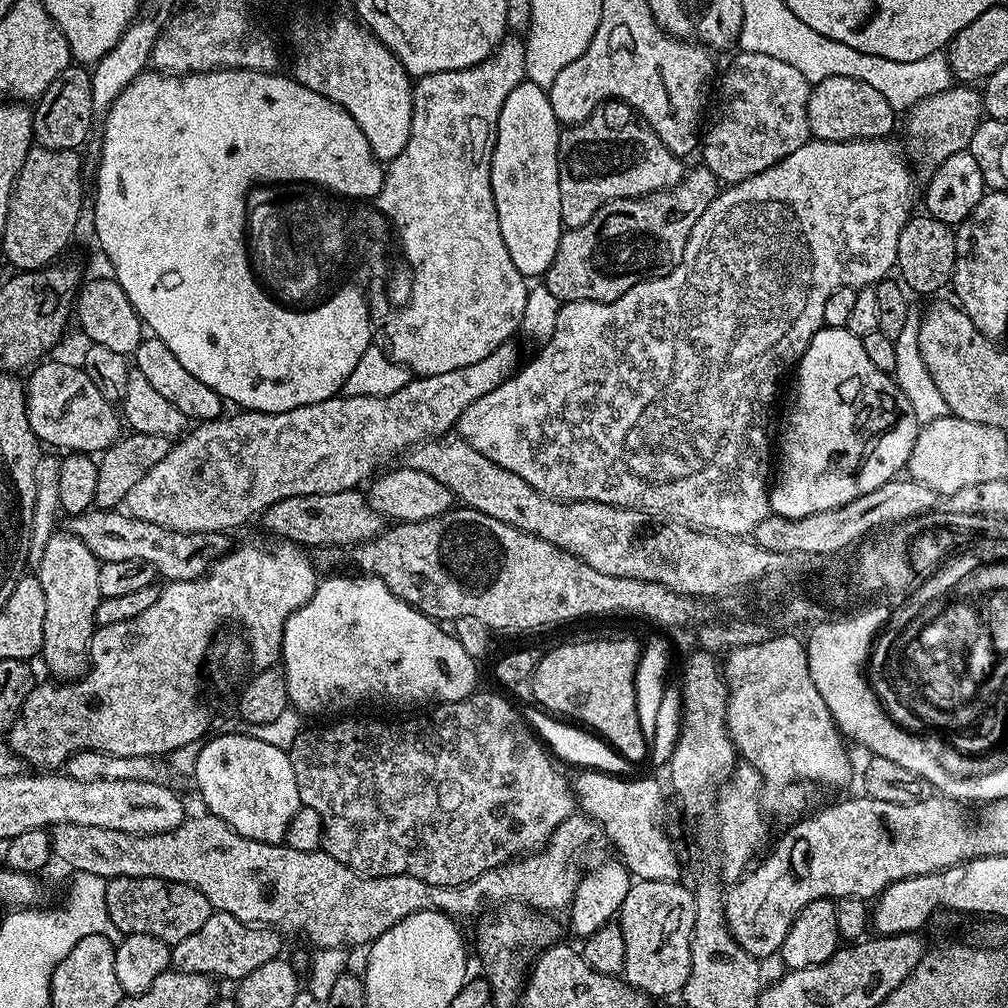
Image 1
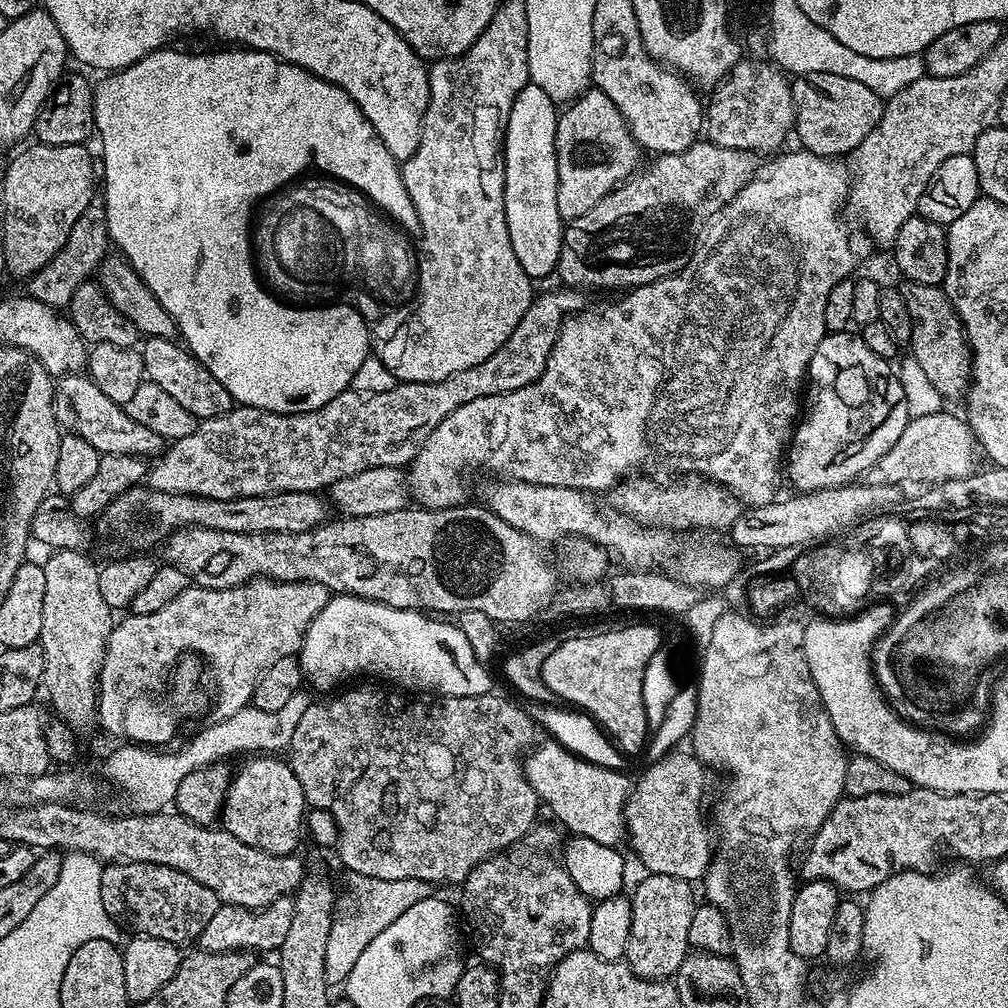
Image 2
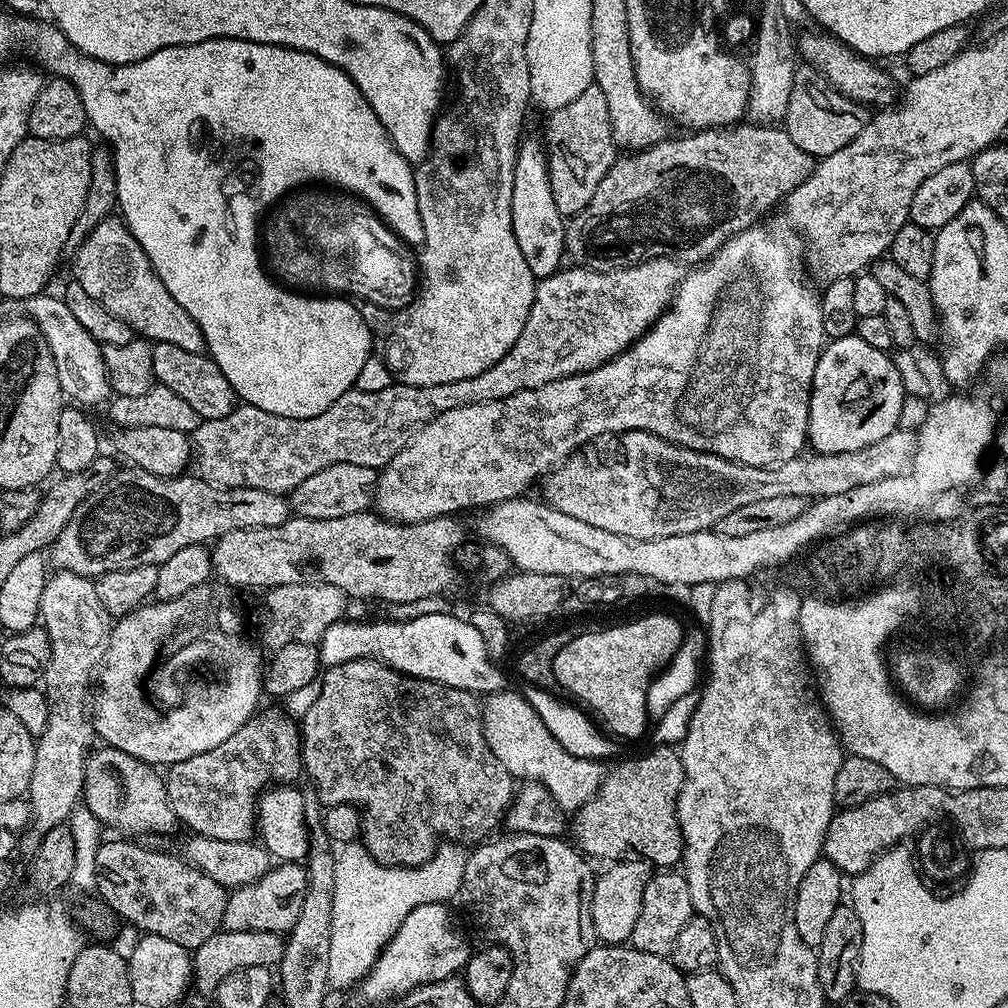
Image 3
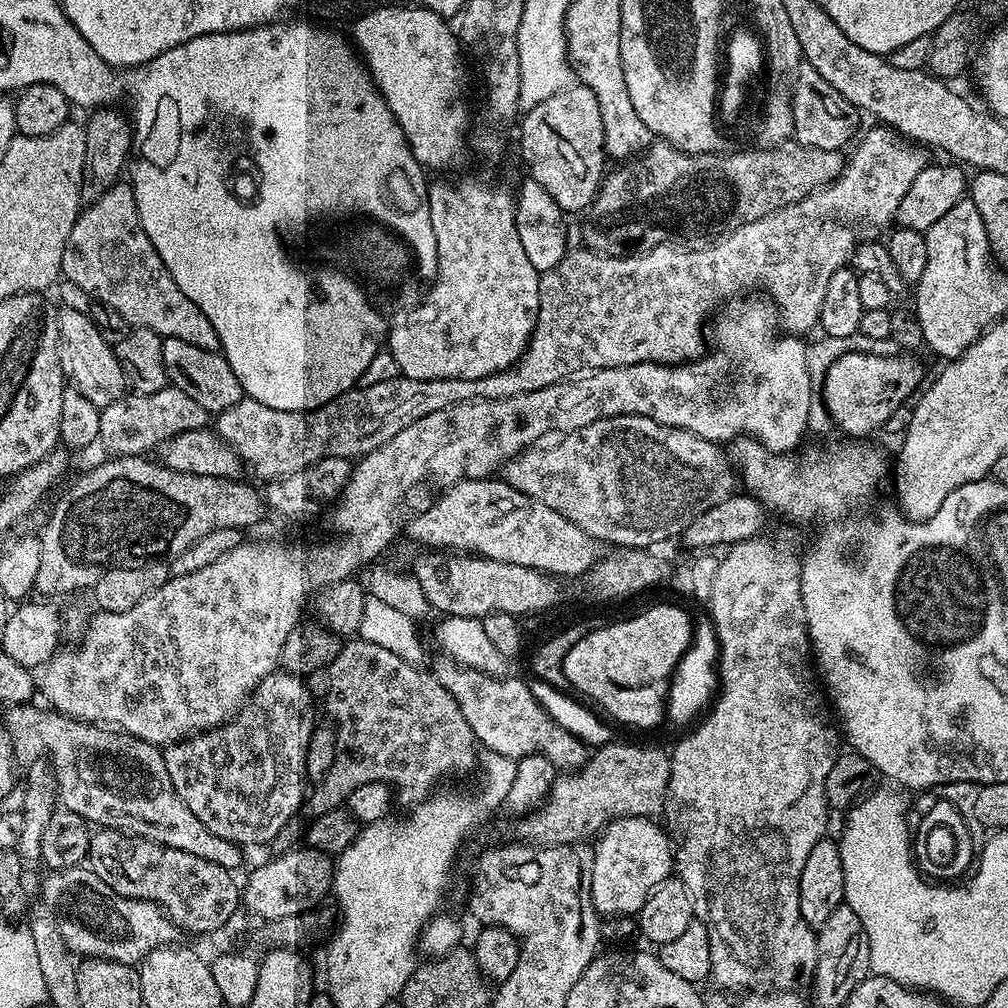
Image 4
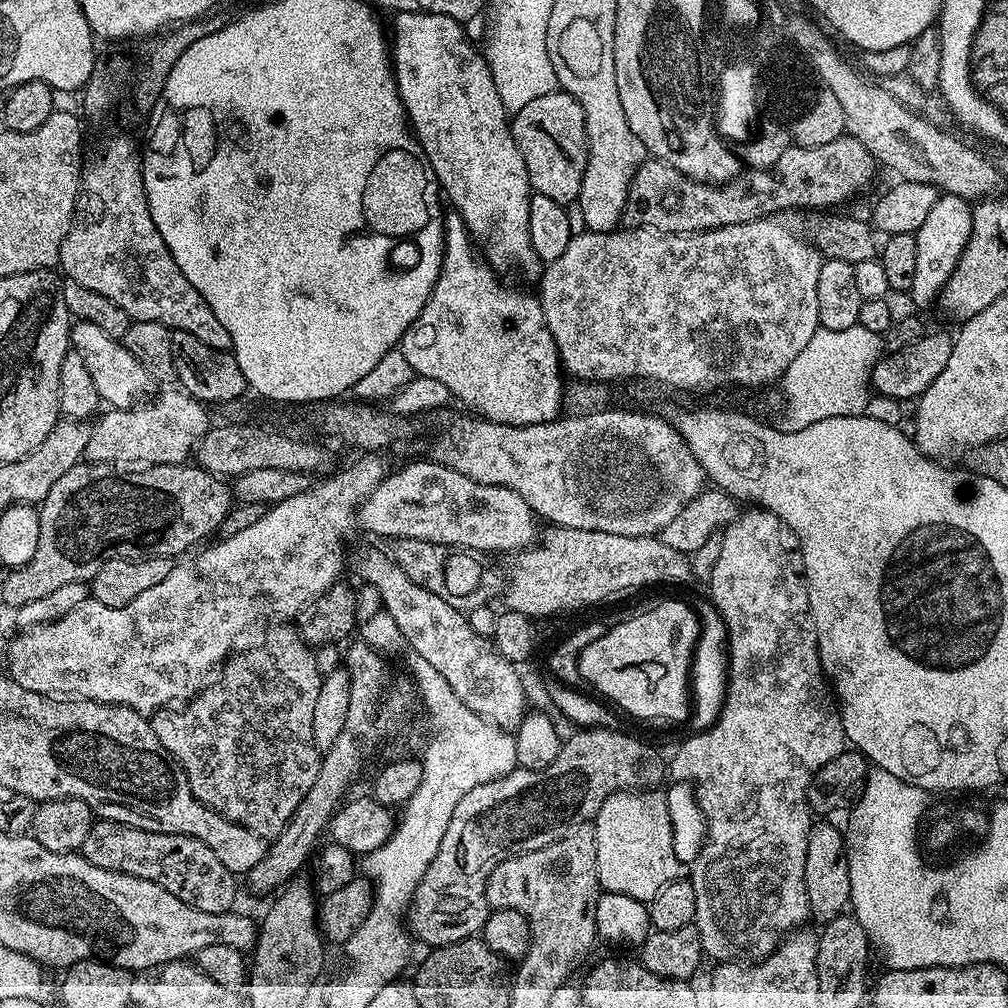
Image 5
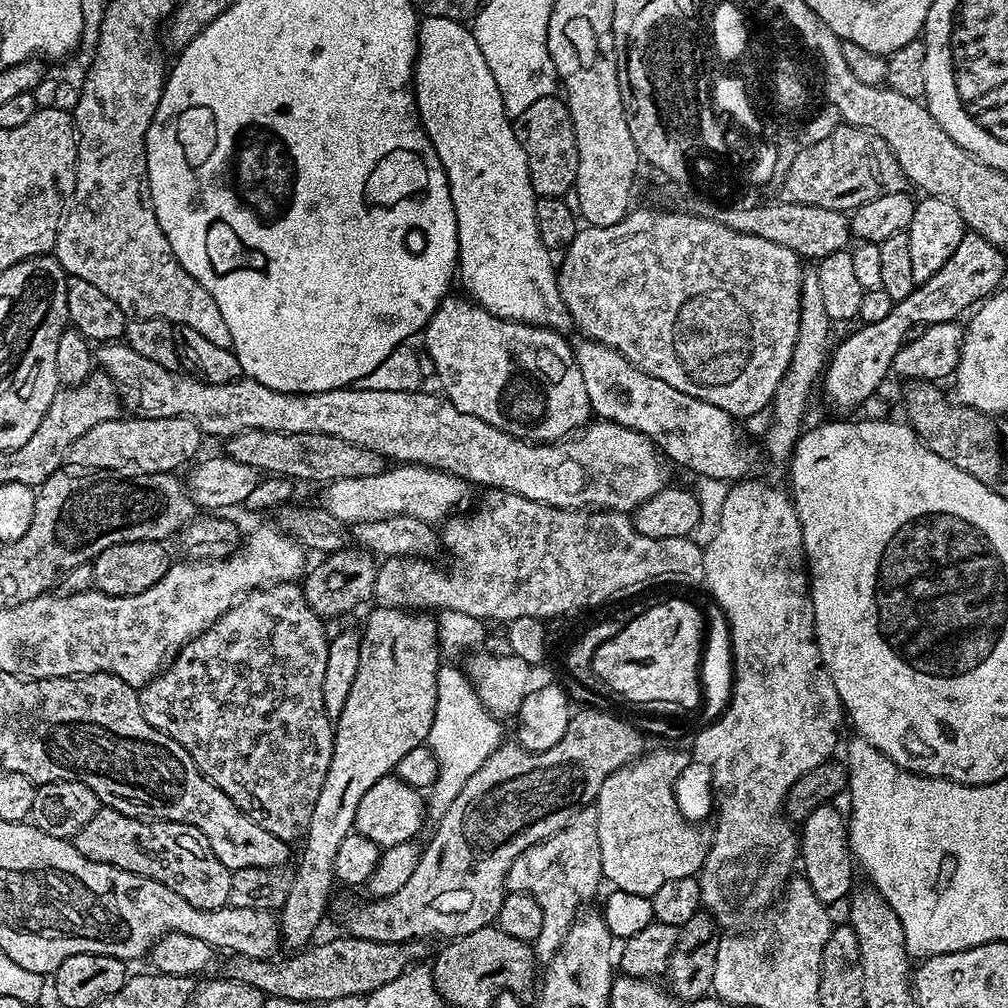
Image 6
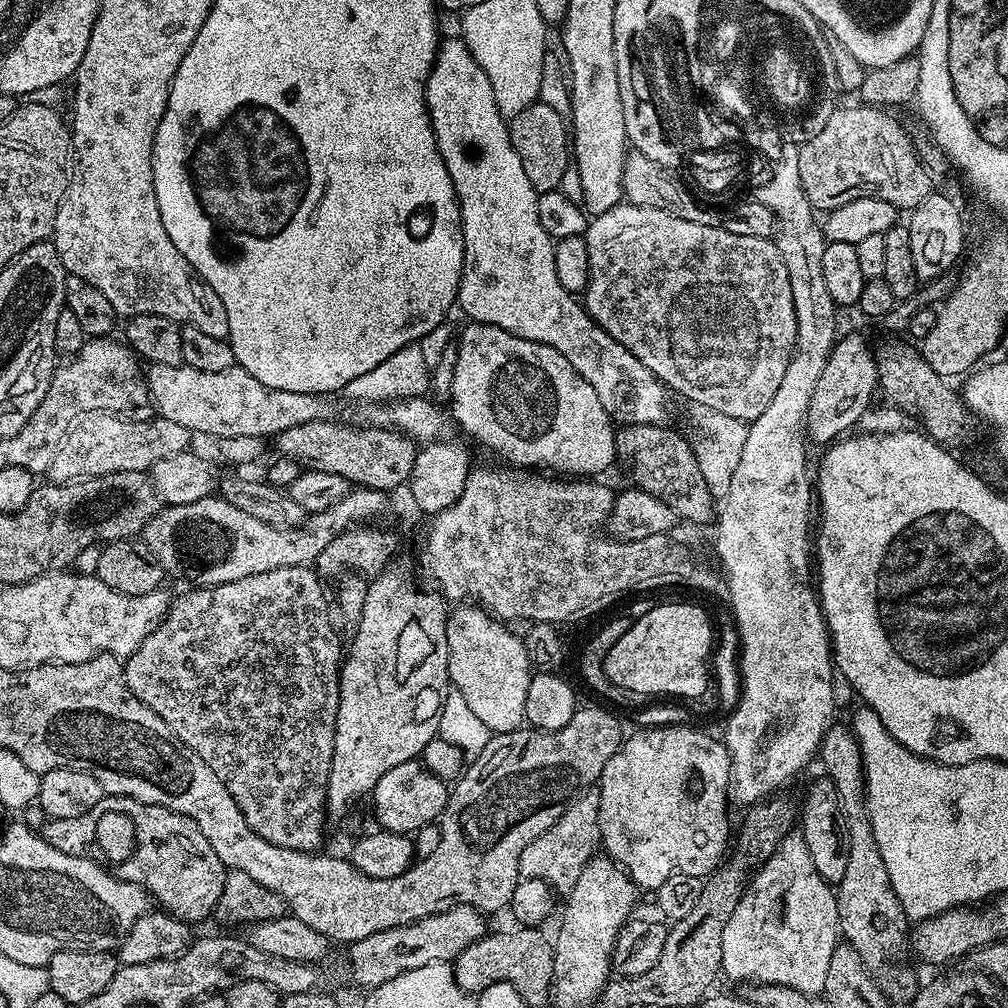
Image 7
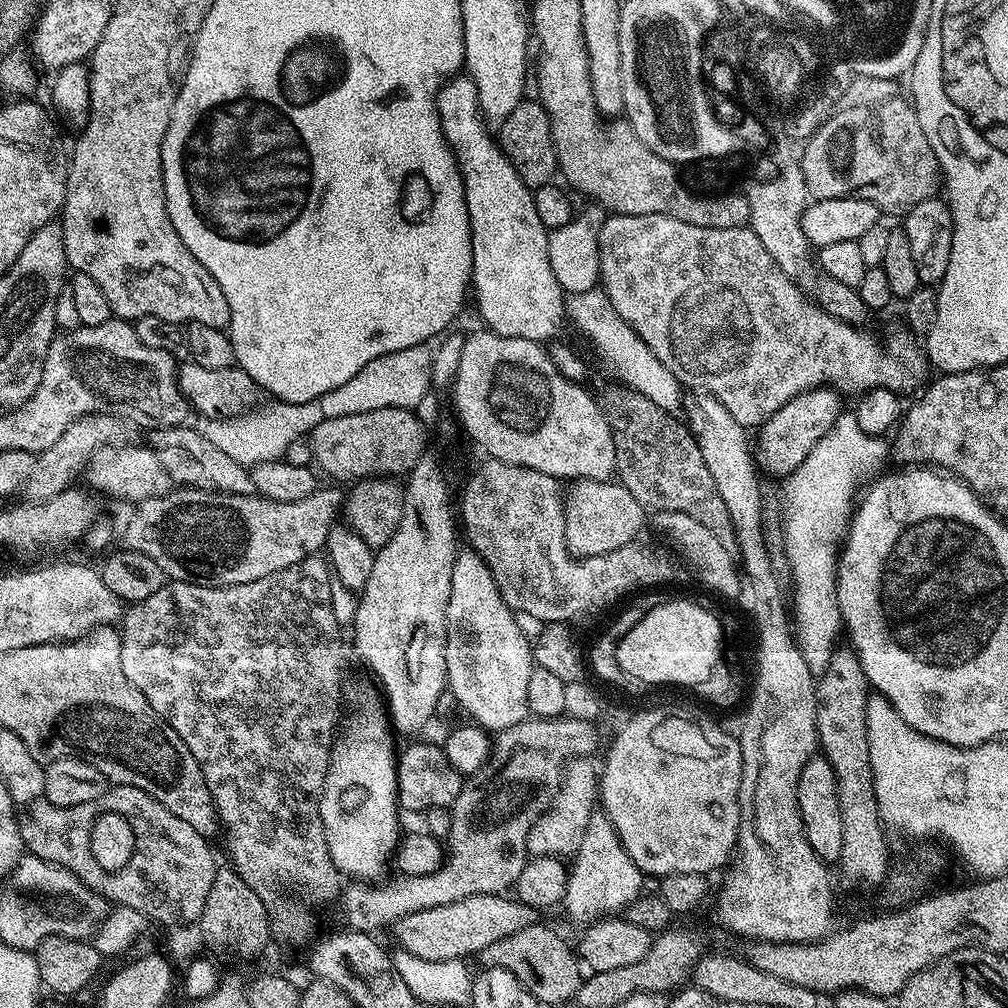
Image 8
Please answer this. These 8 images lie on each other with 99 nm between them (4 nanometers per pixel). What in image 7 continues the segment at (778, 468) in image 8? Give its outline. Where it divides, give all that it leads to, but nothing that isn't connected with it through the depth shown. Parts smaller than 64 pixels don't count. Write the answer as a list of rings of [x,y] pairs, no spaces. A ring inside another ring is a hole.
[[[856,332],[849,336],[841,335],[832,348],[826,367],[822,369],[822,378],[818,378],[818,386],[814,386],[814,394],[810,398],[807,439],[819,446],[827,446],[841,439],[859,425],[863,412],[873,407],[872,394],[876,394],[877,390],[873,345],[868,345]]]

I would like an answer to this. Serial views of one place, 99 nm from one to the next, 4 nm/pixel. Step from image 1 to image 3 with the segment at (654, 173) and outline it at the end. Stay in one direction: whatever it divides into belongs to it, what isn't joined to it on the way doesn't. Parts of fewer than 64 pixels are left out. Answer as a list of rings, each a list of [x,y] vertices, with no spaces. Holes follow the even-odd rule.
[[[593,82],[574,102],[562,106],[558,110],[547,113],[544,124],[542,143],[544,151],[548,153],[548,178],[550,180],[550,194],[554,194],[554,206],[558,206],[560,215],[571,218],[580,213],[588,205],[590,198],[594,198],[594,190],[598,190],[598,182],[606,178],[610,166],[618,159],[618,146],[612,137],[610,126],[610,110],[606,110],[606,94],[602,94],[599,86]]]

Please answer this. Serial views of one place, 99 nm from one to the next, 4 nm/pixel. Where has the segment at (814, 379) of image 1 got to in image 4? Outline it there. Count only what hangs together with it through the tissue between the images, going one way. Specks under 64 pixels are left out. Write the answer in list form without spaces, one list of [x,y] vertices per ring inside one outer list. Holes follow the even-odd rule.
[[[860,352],[846,353],[838,358],[822,376],[822,401],[831,416],[831,423],[840,427],[848,438],[868,438],[875,428],[883,429],[890,414],[908,399],[911,401],[917,389],[925,383],[924,368],[916,359],[912,354],[882,357]]]

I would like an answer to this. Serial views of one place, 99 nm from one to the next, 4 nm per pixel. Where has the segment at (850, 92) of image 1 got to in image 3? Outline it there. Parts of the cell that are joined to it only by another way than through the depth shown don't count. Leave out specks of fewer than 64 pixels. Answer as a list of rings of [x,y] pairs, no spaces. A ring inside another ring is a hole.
[[[800,66],[793,74],[788,109],[782,121],[785,132],[790,134],[794,146],[806,150],[813,158],[823,158],[842,150],[868,125],[870,112],[865,105],[842,95],[828,79],[815,68]]]

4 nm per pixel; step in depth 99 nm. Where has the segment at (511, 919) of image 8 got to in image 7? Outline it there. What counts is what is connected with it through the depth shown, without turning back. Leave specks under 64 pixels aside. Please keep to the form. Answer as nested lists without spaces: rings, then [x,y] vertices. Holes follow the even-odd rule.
[[[459,904],[457,908],[415,920],[406,926],[394,926],[390,930],[370,934],[370,938],[353,940],[347,945],[348,976],[358,987],[371,990],[390,982],[390,978],[398,978],[398,974],[406,970],[430,966],[430,962],[455,961],[456,956],[466,950],[466,946],[484,937],[484,920],[485,913]]]

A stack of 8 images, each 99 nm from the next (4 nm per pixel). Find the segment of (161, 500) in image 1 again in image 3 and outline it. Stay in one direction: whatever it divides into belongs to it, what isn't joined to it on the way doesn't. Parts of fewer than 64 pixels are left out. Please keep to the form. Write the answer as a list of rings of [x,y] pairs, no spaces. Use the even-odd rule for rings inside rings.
[[[645,258],[639,264],[631,264],[628,268],[612,268],[608,272],[599,272],[593,268],[585,268],[583,266],[571,266],[572,268],[564,266],[552,276],[543,277],[537,283],[536,293],[534,294],[534,306],[530,306],[530,318],[526,318],[526,326],[522,326],[522,334],[518,334],[518,342],[514,342],[512,349],[501,360],[494,362],[494,366],[490,366],[490,370],[482,370],[482,374],[478,374],[474,378],[462,378],[462,382],[446,382],[442,386],[406,386],[405,384],[393,382],[386,390],[378,390],[377,392],[358,392],[353,390],[342,394],[342,398],[338,398],[338,402],[334,402],[334,406],[322,410],[322,414],[318,414],[314,418],[282,418],[278,414],[270,414],[266,410],[258,410],[258,406],[254,406],[253,404],[241,403],[226,418],[203,421],[198,425],[196,431],[191,433],[190,439],[194,449],[195,471],[198,473],[200,479],[206,481],[207,484],[217,484],[219,488],[257,488],[258,490],[270,490],[277,494],[290,494],[296,489],[298,482],[306,482],[306,478],[310,478],[310,474],[318,474],[318,470],[322,470],[326,466],[350,462],[354,466],[366,466],[367,468],[379,470],[390,462],[390,458],[394,458],[394,454],[398,454],[398,450],[402,450],[402,446],[407,444],[413,432],[429,424],[433,416],[438,412],[454,410],[458,406],[470,406],[478,402],[494,402],[502,398],[510,398],[527,388],[541,388],[550,382],[561,380],[567,376],[573,376],[579,372],[593,372],[595,368],[600,368],[608,360],[612,360],[618,354],[622,354],[635,340],[639,340],[655,324],[656,319],[662,313],[668,311],[668,306],[672,303],[672,298],[676,295],[676,288],[682,279],[682,271],[680,272],[680,268],[675,262],[677,263],[672,258]]]

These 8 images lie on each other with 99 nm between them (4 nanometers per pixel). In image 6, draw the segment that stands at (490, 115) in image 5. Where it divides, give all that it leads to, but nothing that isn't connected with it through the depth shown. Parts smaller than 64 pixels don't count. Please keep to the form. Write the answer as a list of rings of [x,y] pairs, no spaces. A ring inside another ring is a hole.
[[[424,16],[419,21],[418,47],[414,69],[414,95],[416,97],[416,109],[420,111],[420,122],[424,126],[424,133],[430,138],[432,148],[438,154],[444,172],[448,175],[448,185],[454,202],[454,214],[458,226],[458,280],[464,283],[465,290],[463,289],[463,291],[480,307],[485,308],[490,315],[503,320],[517,320],[519,324],[537,324],[539,328],[553,330],[564,330],[564,327],[569,327],[570,317],[560,297],[558,268],[554,260],[552,264],[553,253],[545,246],[538,234],[538,218],[536,217],[538,197],[530,182],[526,150],[522,150],[522,146],[518,142],[513,121],[510,119],[508,111],[502,106],[502,94],[498,94],[498,82],[494,82],[494,74],[490,74],[490,66],[486,66],[486,58],[482,58],[482,50],[467,23],[432,16]]]

